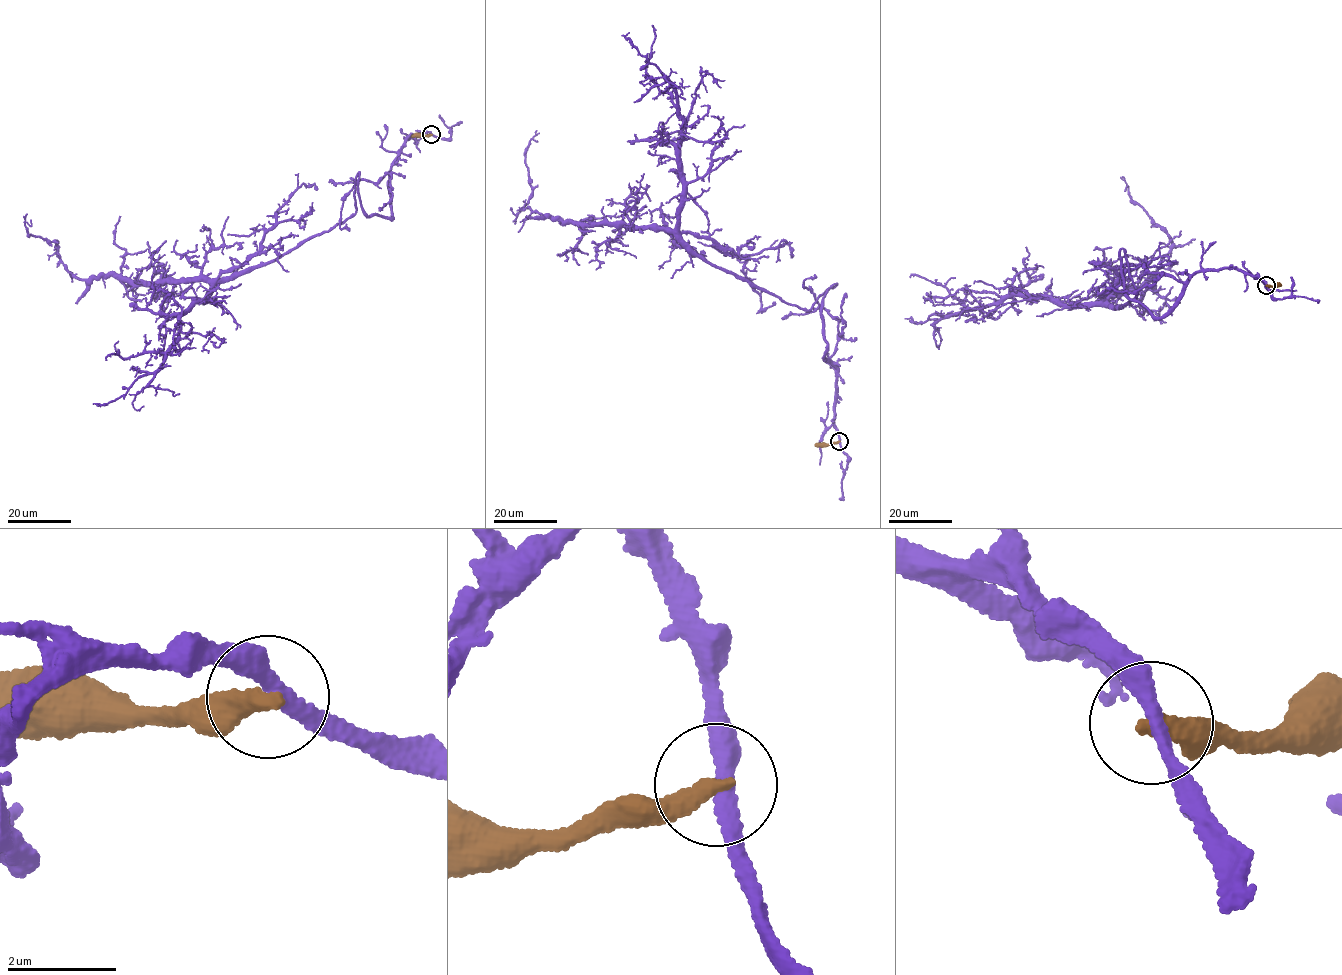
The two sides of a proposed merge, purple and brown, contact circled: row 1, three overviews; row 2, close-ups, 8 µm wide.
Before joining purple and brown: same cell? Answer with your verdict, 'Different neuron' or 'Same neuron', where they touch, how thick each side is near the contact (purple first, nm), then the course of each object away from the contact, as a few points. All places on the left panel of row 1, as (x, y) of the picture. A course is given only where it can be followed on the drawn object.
Different neuron. Place: (431, 134). Thickness 280 nm (purple) against 360 nm. Course of purple: (431, 134), (398, 152), (390, 219), (363, 212), (358, 172), (355, 213), (221, 278), (73, 276), (30, 220). Course of brown: (431, 135), (412, 136)

